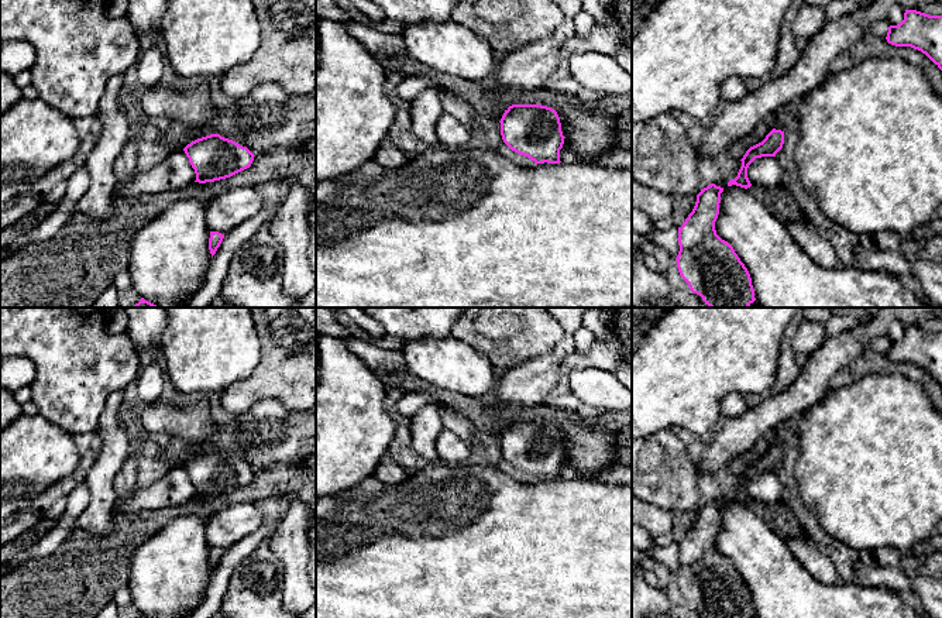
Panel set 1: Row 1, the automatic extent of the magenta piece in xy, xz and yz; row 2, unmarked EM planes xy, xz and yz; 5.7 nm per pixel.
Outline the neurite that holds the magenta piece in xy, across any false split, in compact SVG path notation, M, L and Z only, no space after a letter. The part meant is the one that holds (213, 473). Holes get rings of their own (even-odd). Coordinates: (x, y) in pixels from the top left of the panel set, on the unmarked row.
M220 450L197 454L183 464L199 499L230 494L251 483L254 470Z

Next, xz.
M512 420L501 435L503 459L537 480L560 480L564 460L557 428L542 420Z

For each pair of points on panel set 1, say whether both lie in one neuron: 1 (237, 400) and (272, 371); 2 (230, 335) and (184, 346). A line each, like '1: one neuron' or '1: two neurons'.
1: one neuron
2: one neuron

